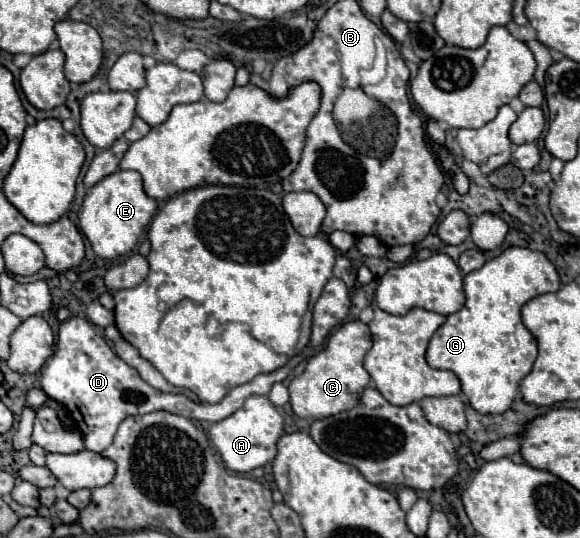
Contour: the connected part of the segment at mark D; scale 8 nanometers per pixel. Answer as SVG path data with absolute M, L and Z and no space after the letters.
M69 318L59 328L59 340L57 340L55 354L47 360L45 368L41 370L41 388L49 398L53 398L61 404L65 404L65 402L77 404L77 408L85 420L85 424L79 426L83 432L83 438L85 438L85 448L89 448L93 452L103 452L113 442L117 426L125 416L147 414L153 410L169 410L169 412L181 414L189 420L219 422L219 420L231 416L237 408L241 408L245 398L249 398L251 394L269 394L271 386L275 382L283 382L301 360L303 360L303 354L297 354L283 368L269 372L269 374L259 374L251 382L235 386L233 390L227 392L227 396L221 402L203 404L203 402L193 402L185 394L167 394L167 392L161 392L161 390L149 386L135 368L131 368L127 362L123 362L107 346L105 338L101 338L95 332L95 328L89 320Z

